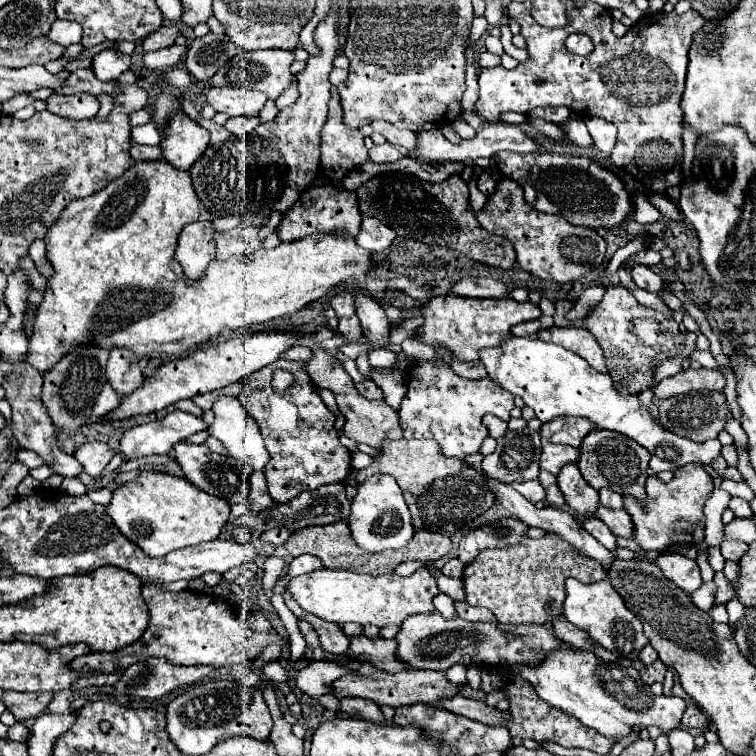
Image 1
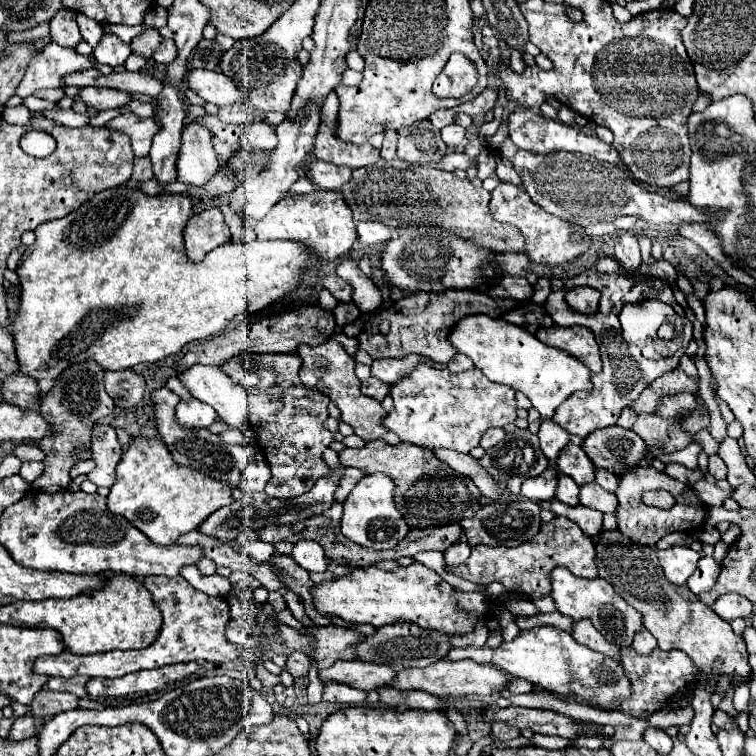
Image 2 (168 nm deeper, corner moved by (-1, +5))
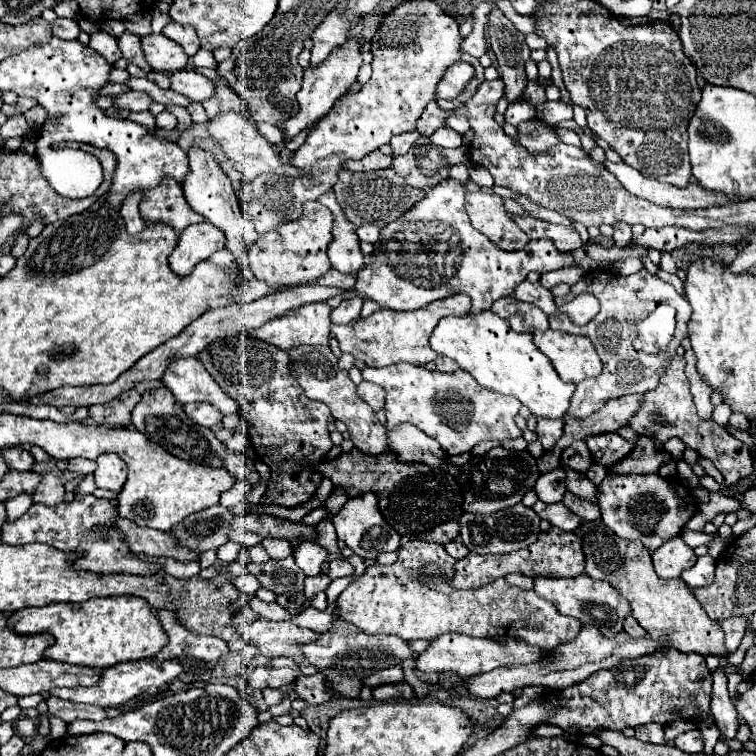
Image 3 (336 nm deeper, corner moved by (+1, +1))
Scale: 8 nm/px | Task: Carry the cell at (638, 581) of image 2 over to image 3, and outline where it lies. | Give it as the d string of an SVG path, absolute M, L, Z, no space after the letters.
M603 520L583 522L583 526L579 526L575 534L583 542L583 552L587 560L585 574L615 586L621 596L631 604L631 614L635 616L635 620L645 628L645 632L659 640L661 646L671 646L683 652L699 652L703 656L727 656L721 626L703 612L693 592L681 578L663 580L655 574L651 552L641 542L631 542L615 536L607 526L603 526Z

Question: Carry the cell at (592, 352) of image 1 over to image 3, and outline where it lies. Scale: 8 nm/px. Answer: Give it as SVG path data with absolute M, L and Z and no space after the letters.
M535 330L535 346L551 360L563 382L579 384L583 378L601 374L601 360L587 336L565 334L559 330Z

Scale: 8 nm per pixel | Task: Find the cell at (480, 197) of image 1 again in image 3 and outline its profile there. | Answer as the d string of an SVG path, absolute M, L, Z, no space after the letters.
M460 163L452 166L449 170L449 178L453 178L462 184L469 179L467 163Z

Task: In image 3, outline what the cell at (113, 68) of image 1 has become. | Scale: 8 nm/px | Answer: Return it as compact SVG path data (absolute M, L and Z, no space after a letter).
M93 32L89 46L95 52L103 54L109 64L115 64L121 58L121 50L117 46L117 38L111 36L111 34L107 34L107 32Z

